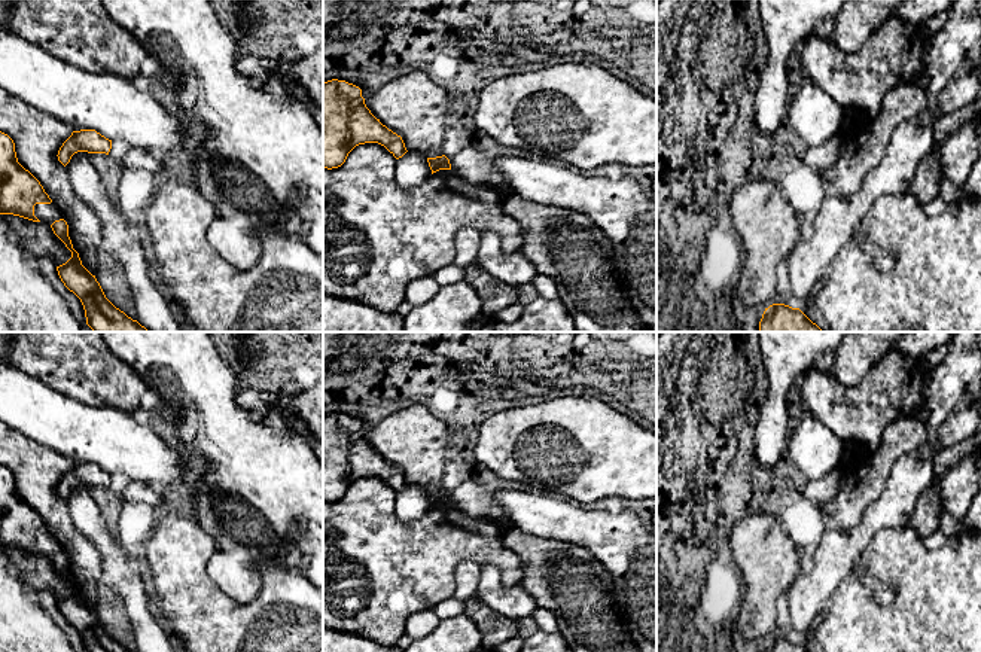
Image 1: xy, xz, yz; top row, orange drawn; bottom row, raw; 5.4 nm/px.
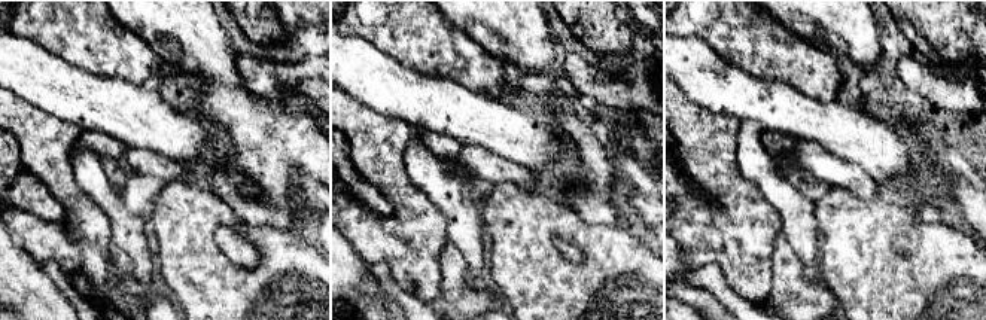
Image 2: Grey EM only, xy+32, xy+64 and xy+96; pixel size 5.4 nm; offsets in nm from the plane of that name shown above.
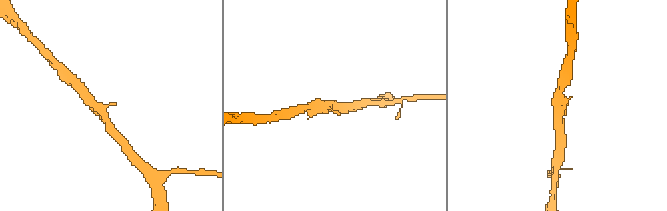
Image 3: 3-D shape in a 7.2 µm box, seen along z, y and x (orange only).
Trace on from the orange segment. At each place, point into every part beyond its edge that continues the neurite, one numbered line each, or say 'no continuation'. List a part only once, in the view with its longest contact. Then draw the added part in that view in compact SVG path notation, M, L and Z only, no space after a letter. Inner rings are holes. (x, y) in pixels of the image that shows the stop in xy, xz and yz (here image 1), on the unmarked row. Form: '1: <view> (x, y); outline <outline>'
1: xy (48, 547); outline M55 536L51 537L36 537L34 539L34 549L48 558L52 558L55 554L63 552L61 545L55 539Z

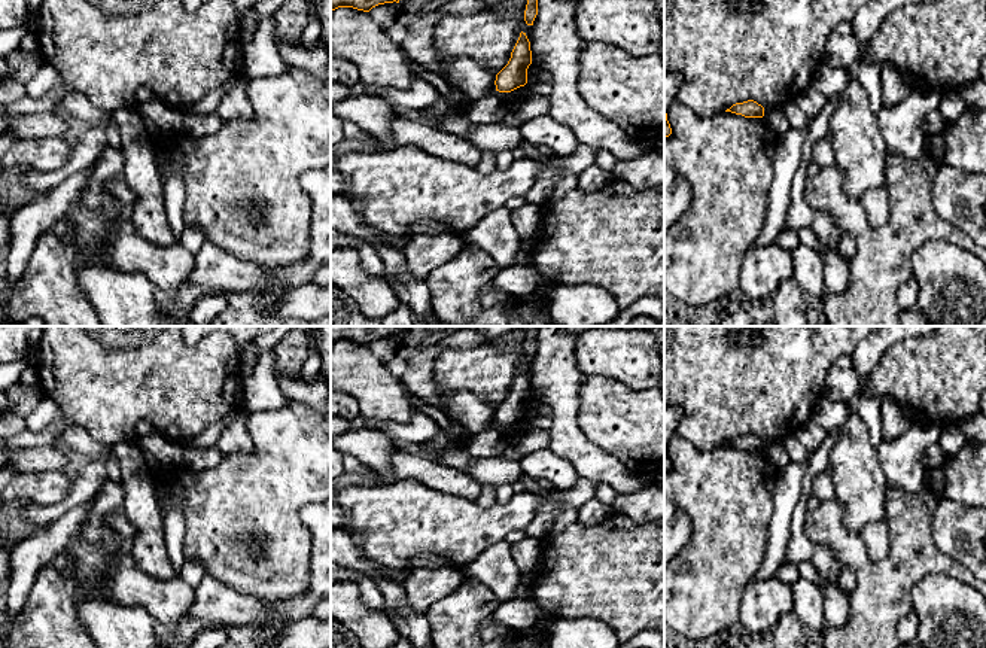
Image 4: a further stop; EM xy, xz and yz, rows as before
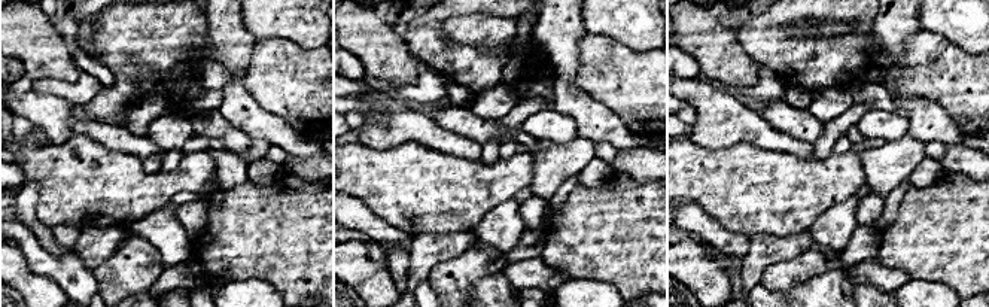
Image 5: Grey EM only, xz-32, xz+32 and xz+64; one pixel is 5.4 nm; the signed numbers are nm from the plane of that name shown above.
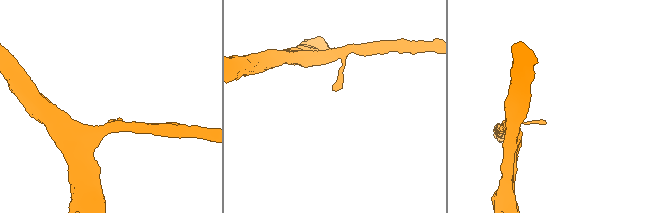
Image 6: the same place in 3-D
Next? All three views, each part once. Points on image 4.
no continuation

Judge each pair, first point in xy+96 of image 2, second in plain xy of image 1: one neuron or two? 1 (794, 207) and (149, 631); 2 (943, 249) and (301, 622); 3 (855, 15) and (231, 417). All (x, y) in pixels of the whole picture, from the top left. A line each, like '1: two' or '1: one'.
1: one
2: one
3: one

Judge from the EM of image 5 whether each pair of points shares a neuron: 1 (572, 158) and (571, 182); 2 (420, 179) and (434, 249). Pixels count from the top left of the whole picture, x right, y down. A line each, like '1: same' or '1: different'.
1: different
2: different

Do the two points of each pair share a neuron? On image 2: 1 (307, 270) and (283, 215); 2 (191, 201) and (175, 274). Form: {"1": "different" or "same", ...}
{"1": "different", "2": "same"}

